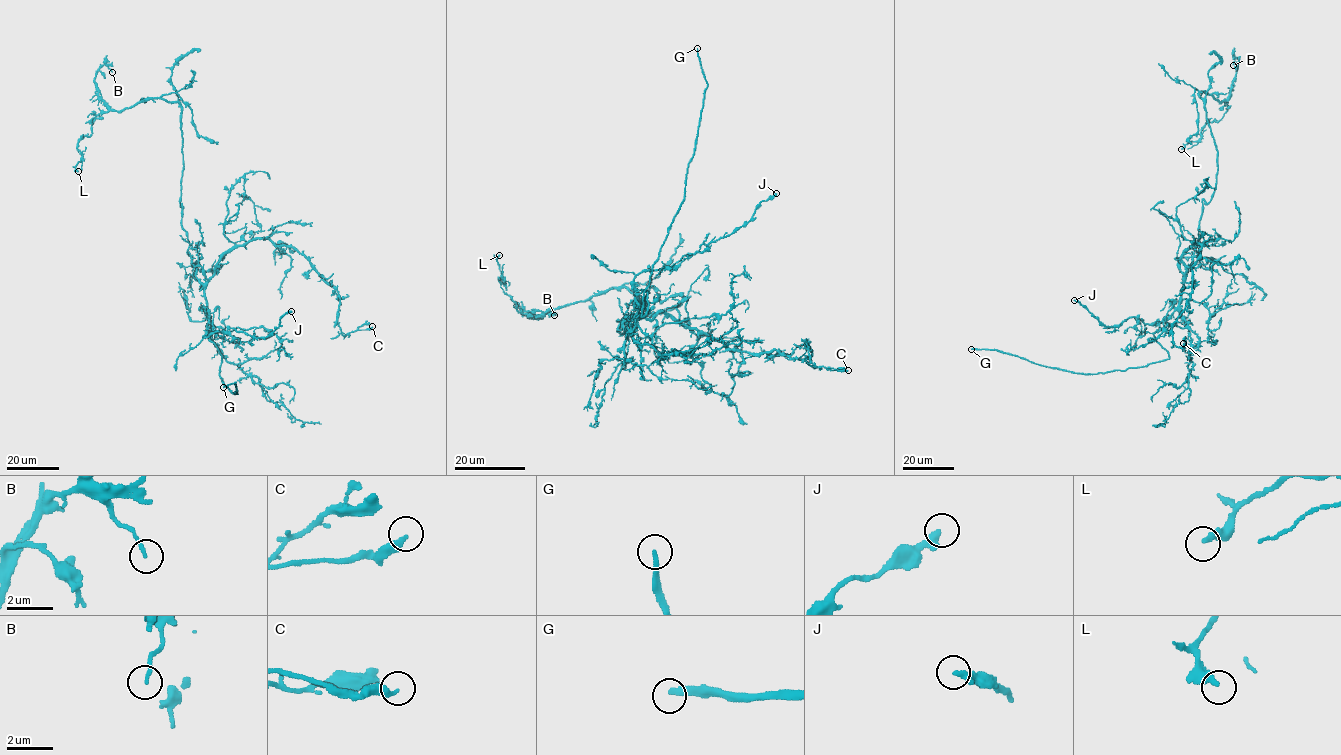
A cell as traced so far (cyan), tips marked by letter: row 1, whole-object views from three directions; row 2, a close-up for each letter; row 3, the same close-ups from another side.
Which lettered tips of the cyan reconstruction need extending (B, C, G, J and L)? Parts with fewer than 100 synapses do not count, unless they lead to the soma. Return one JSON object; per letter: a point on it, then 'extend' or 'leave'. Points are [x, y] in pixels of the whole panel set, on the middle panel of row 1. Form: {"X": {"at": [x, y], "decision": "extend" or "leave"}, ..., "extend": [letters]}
{"B": {"at": [554, 315], "decision": "leave"}, "C": {"at": [848, 370], "decision": "leave"}, "G": {"at": [697, 48], "decision": "extend"}, "J": {"at": [776, 193], "decision": "leave"}, "L": {"at": [499, 255], "decision": "leave"}, "extend": ["G"]}

